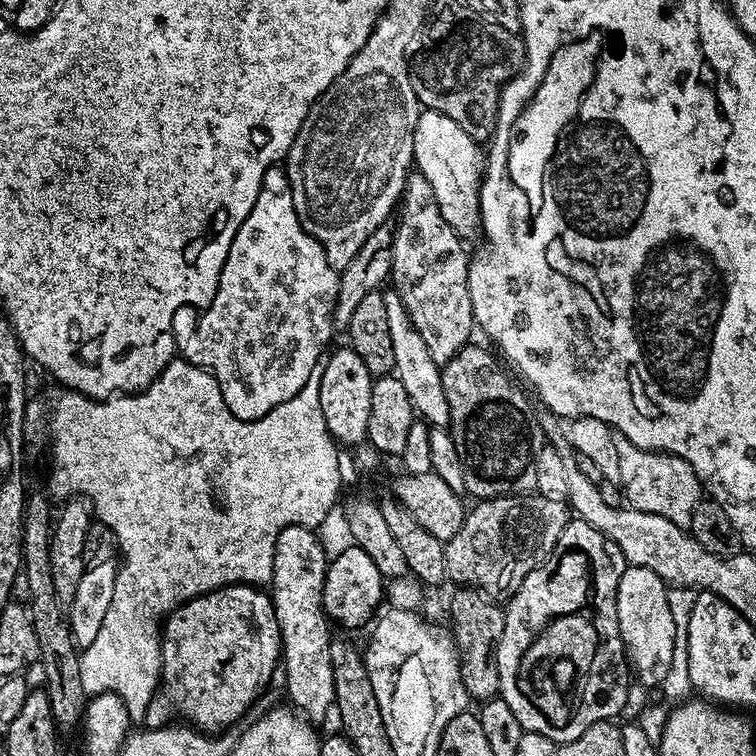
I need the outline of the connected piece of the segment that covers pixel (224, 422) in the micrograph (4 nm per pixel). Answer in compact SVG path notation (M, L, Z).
M174 358L162 370L160 377L143 392L117 394L106 400L94 400L91 396L83 396L81 392L60 390L57 396L48 400L48 436L52 439L52 456L56 459L56 469L48 476L47 491L53 497L86 498L95 519L111 525L117 534L119 555L123 558L117 570L117 589L115 600L120 600L120 616L112 612L106 616L95 635L94 642L80 652L80 669L82 670L82 686L85 693L116 692L124 700L127 708L137 710L144 708L152 700L152 691L156 688L156 680L162 676L162 625L173 608L193 600L196 596L205 596L215 588L227 588L230 584L251 584L253 586L271 585L274 574L274 546L278 542L278 534L291 524L301 524L313 530L328 516L328 511L336 504L340 496L340 452L335 440L328 432L326 418L322 418L322 370L326 370L326 359L314 362L314 370L310 370L310 378L306 378L306 386L290 398L290 402L282 402L270 414L257 420L240 420L226 406L222 398L222 390L218 382L206 369L194 366L183 358Z

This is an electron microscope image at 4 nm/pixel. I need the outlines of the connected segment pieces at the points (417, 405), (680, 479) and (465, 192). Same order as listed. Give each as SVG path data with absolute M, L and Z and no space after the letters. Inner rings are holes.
M394 288L383 291L386 301L386 314L389 315L390 342L393 343L395 366L394 374L404 384L404 389L411 400L412 407L424 422L435 427L449 425L449 402L446 401L445 388L442 386L441 367L434 362L426 342L418 335L402 306L401 298Z
M619 434L614 438L614 447L618 449L618 484L624 487L627 507L670 518L670 522L687 530L694 506L702 499L702 485L692 467L669 452L651 452L634 446L634 442Z
M421 109L418 122L414 130L413 163L419 175L426 178L434 189L434 198L438 201L438 208L444 219L461 238L469 238L480 228L480 186L483 183L483 171L486 156L479 143L470 139L464 129L454 122L448 115L437 111Z

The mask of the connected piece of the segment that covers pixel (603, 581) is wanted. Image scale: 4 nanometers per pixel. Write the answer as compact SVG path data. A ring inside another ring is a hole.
M614 541L602 544L602 554L608 554L608 556L602 556L602 560L598 562L598 568L596 568L598 606L602 606L602 608L582 608L582 616L556 616L554 620L548 622L546 608L540 608L536 600L532 604L528 604L530 594L530 583L528 582L511 593L509 600L512 601L504 608L504 629L502 630L502 638L496 646L496 665L500 675L499 695L509 704L511 713L523 726L524 731L542 734L546 738L550 738L557 746L566 742L574 742L574 738L586 734L586 730L590 730L590 726L594 726L594 722L615 721L620 716L622 706L626 706L630 669L628 657L624 655L624 643L620 637L618 610L616 609L618 582L624 573L626 561L622 550ZM564 618L582 618L590 624L592 630L602 632L602 634L594 634L596 640L594 640L592 660L584 668L578 666L578 662L572 660L568 654L540 654L536 658L534 658L534 654L530 654L530 650L536 646L536 642L544 642L544 634L548 634L548 630Z

